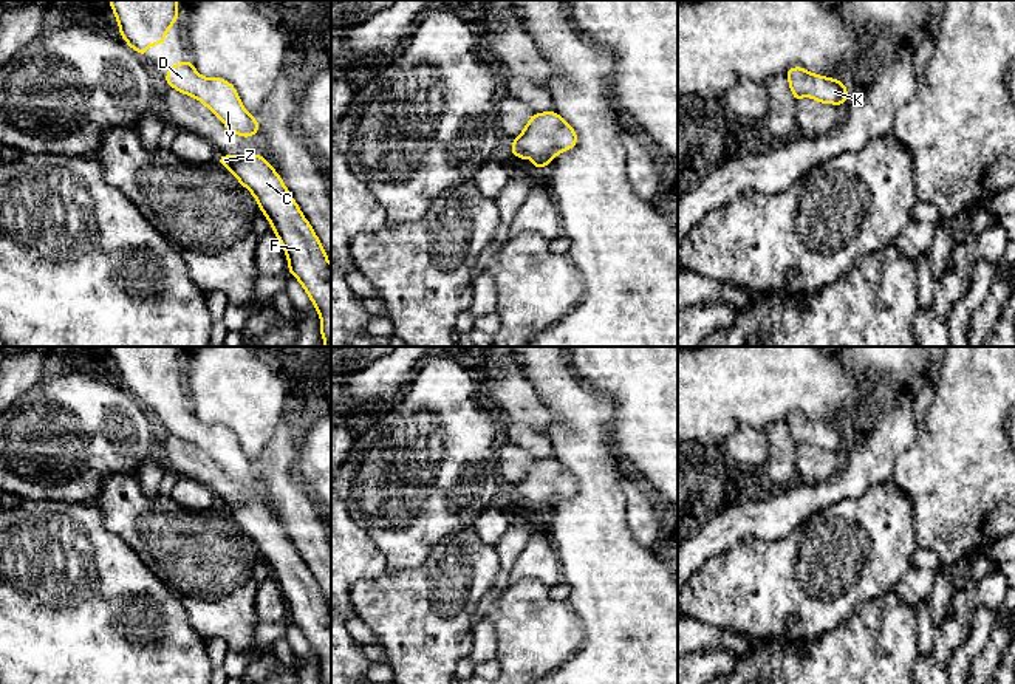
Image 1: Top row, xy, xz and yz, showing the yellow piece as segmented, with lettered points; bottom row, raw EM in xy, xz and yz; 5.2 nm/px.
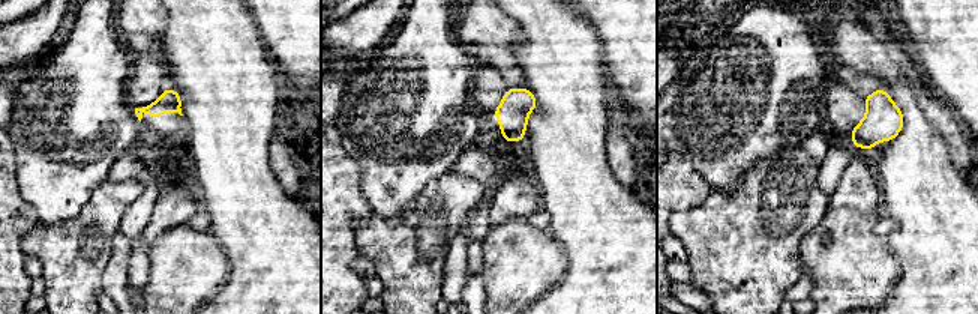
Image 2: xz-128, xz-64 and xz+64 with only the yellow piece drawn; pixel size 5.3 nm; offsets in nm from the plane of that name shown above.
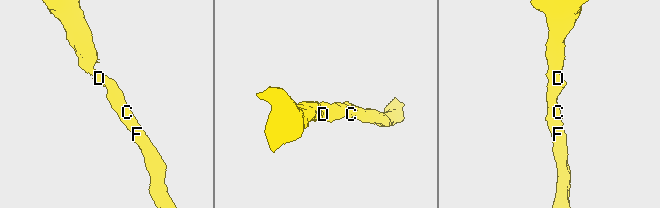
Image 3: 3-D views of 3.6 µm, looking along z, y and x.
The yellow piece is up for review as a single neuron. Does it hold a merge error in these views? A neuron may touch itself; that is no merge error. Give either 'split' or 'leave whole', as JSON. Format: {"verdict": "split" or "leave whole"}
{"verdict": "leave whole"}

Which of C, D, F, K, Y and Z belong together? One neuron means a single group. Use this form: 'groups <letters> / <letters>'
groups C D F K Y Z

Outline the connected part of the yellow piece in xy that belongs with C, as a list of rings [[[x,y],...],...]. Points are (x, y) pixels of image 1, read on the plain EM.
[[[258,500],[218,501],[218,511],[257,546],[283,593],[289,621],[300,628],[320,662],[320,682],[331,684],[331,611],[283,526]]]

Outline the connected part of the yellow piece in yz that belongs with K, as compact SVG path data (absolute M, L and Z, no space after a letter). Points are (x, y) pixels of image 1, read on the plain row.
M792 413L786 418L789 435L794 443L794 449L809 443L822 450L843 452L848 444L848 435L834 424L823 424L806 418L801 413Z

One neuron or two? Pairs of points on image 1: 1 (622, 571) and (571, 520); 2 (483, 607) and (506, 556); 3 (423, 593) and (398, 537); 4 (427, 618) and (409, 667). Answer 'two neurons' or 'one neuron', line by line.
1: one neuron
2: one neuron
3: two neurons
4: one neuron

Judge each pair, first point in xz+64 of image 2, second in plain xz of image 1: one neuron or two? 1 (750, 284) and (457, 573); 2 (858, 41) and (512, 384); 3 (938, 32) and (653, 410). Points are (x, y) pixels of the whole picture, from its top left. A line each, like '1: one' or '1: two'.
1: one
2: one
3: one

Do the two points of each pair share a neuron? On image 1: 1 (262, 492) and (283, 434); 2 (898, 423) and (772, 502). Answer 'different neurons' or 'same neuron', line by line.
1: different neurons
2: same neuron

